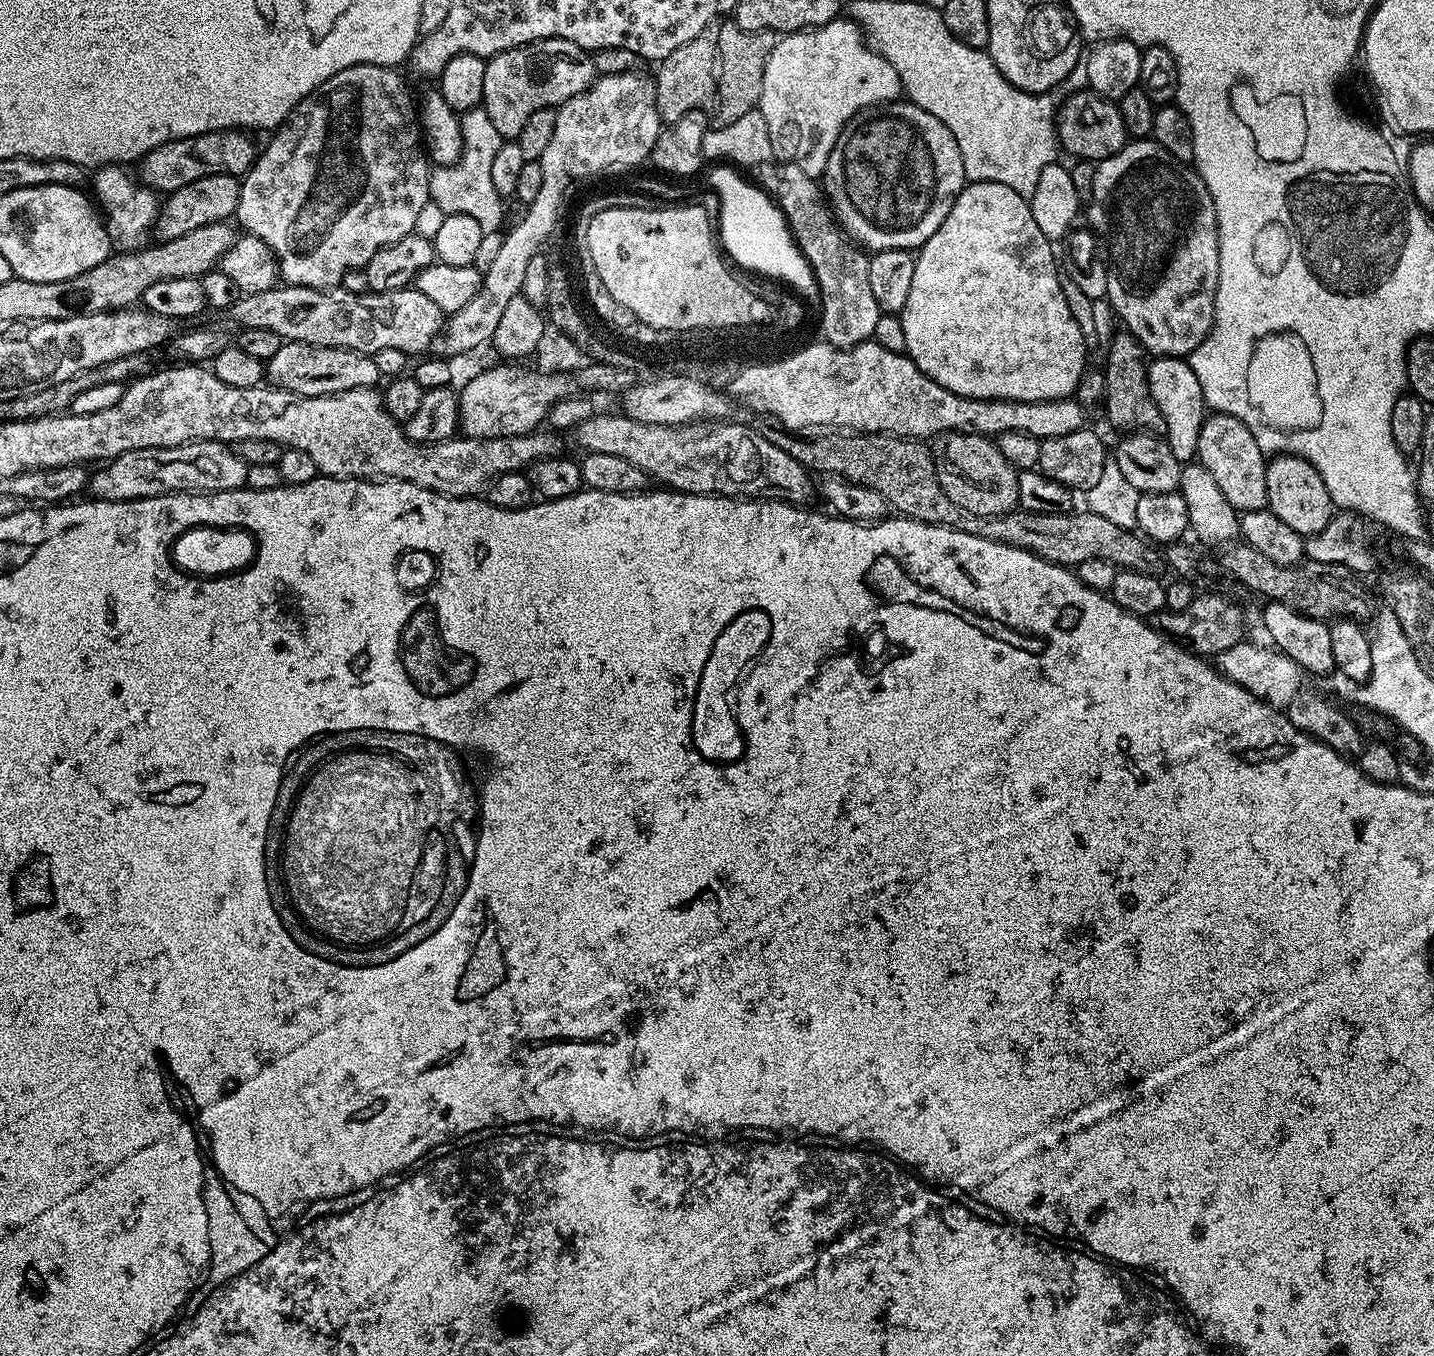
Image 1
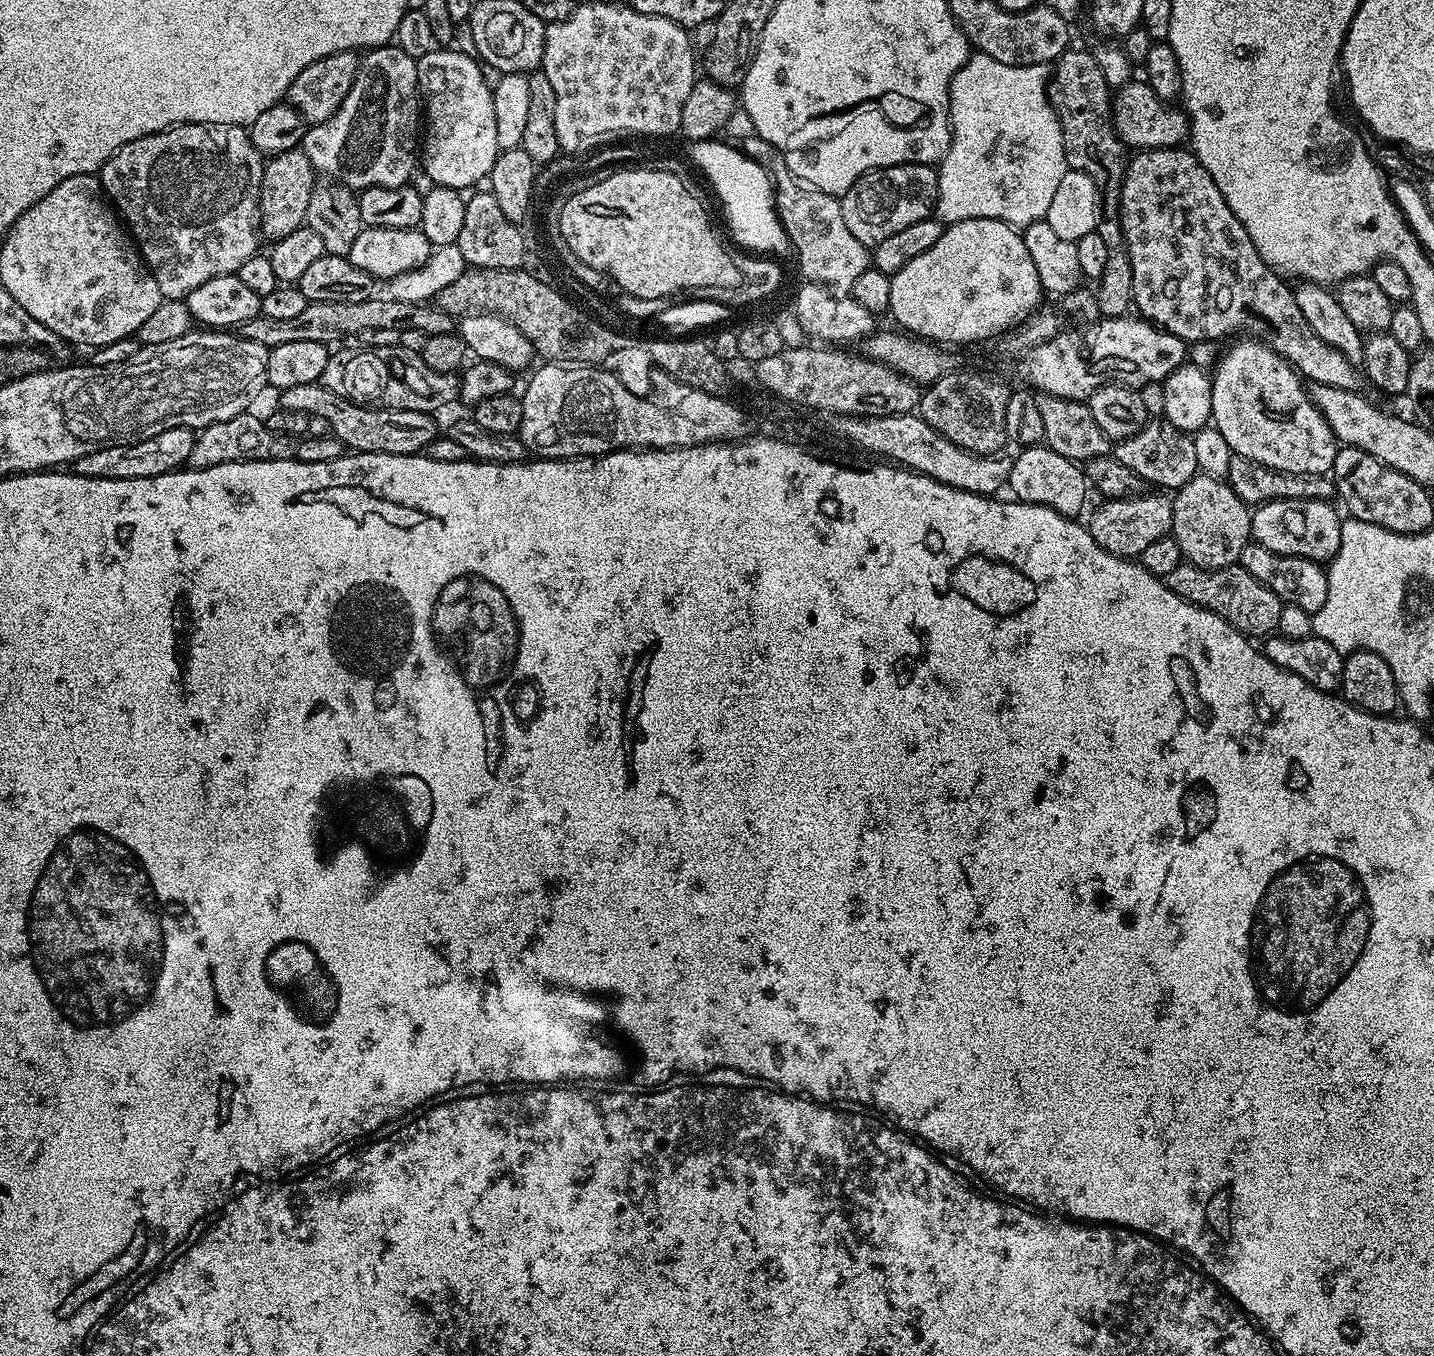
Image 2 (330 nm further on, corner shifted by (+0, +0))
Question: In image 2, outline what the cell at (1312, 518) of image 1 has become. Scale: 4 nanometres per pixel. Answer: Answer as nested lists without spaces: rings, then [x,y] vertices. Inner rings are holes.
[[[1240,338],[1236,342],[1237,344],[1217,362],[1216,372],[1211,373],[1211,423],[1226,438],[1229,449],[1235,455],[1250,458],[1262,466],[1279,472],[1319,476],[1331,473],[1334,458],[1338,455],[1338,441],[1330,430],[1328,419],[1313,402],[1300,373],[1273,348],[1267,348],[1255,338]]]

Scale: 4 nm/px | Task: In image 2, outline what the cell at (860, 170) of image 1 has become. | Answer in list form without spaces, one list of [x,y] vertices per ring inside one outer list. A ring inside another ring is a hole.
[[[930,164],[872,168],[863,172],[839,197],[846,230],[871,250],[878,242],[890,238],[890,234],[898,234],[898,230],[913,222],[929,219],[935,213],[939,189],[937,169]]]

